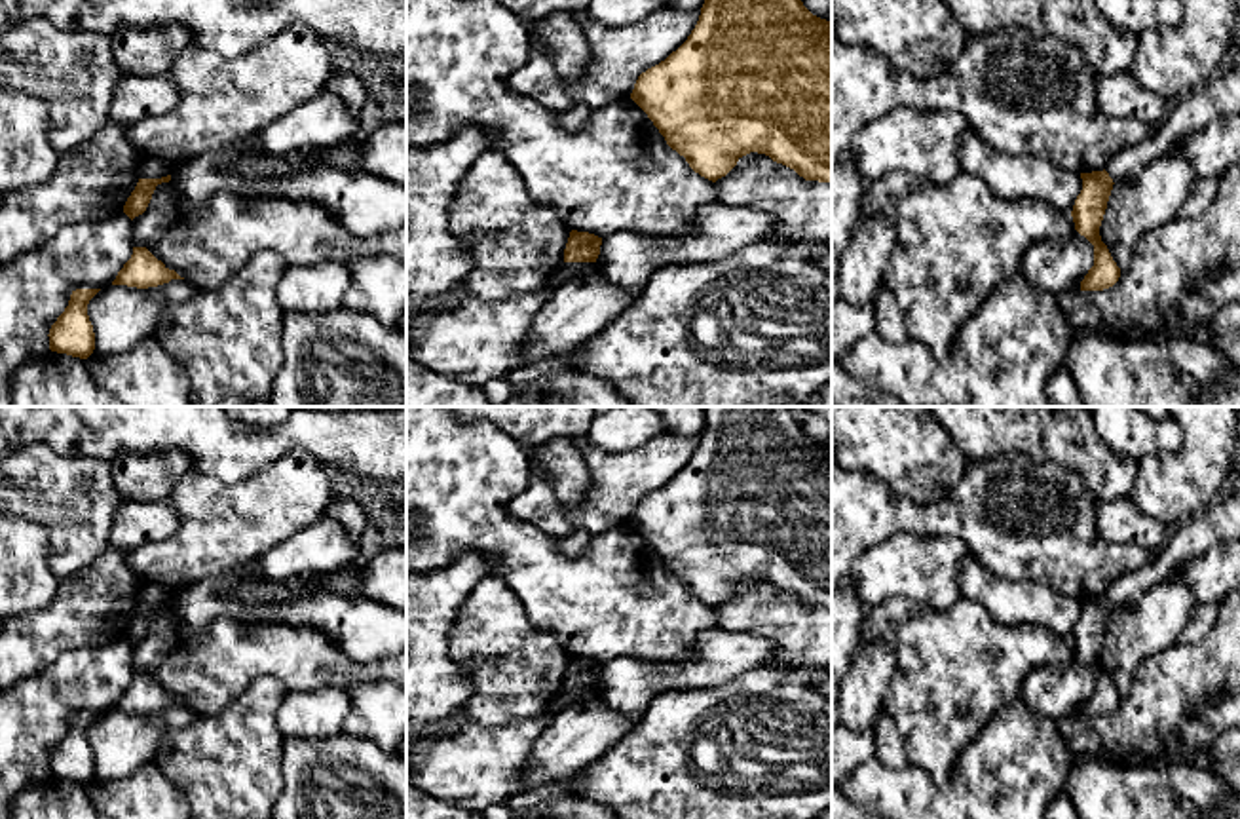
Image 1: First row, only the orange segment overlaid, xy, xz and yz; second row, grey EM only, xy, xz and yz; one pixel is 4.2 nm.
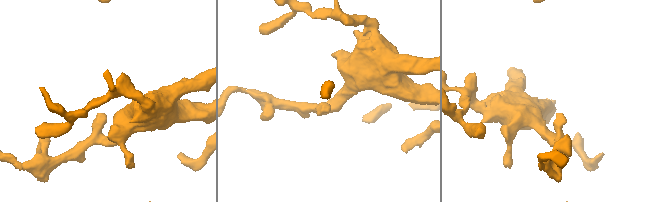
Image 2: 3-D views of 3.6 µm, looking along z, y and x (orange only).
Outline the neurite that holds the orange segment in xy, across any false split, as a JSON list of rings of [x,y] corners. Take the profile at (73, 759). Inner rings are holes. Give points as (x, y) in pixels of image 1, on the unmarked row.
[[[76,714],[68,732],[49,754],[49,775],[72,783],[87,785],[95,775],[95,758],[87,741],[89,726],[101,714]]]

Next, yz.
[[[1105,595],[1080,599],[1080,604],[1082,616],[1075,625],[1071,642],[1075,656],[1094,671],[1094,692],[1080,707],[1080,716],[1103,716],[1113,713],[1120,703],[1120,694],[1099,661],[1099,652],[1115,608]]]

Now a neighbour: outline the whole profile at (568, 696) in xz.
[[[564,688],[551,703],[553,713],[564,711],[568,705],[581,701],[591,694],[591,688]]]

